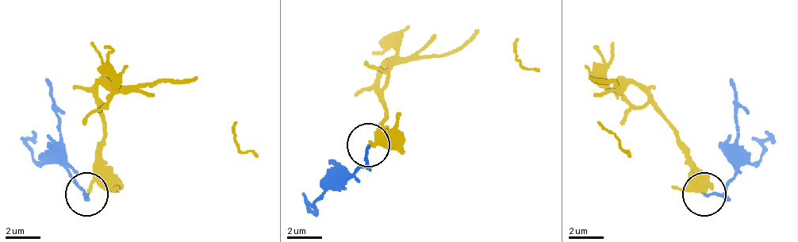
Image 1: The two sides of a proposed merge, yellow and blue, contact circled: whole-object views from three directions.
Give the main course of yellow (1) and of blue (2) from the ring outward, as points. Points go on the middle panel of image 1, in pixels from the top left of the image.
1: (367, 146), (384, 120), (384, 76), (401, 59), (454, 55), (475, 37), (515, 37), (515, 59), (541, 72)
2: (367, 146), (367, 163), (354, 176), (328, 172)

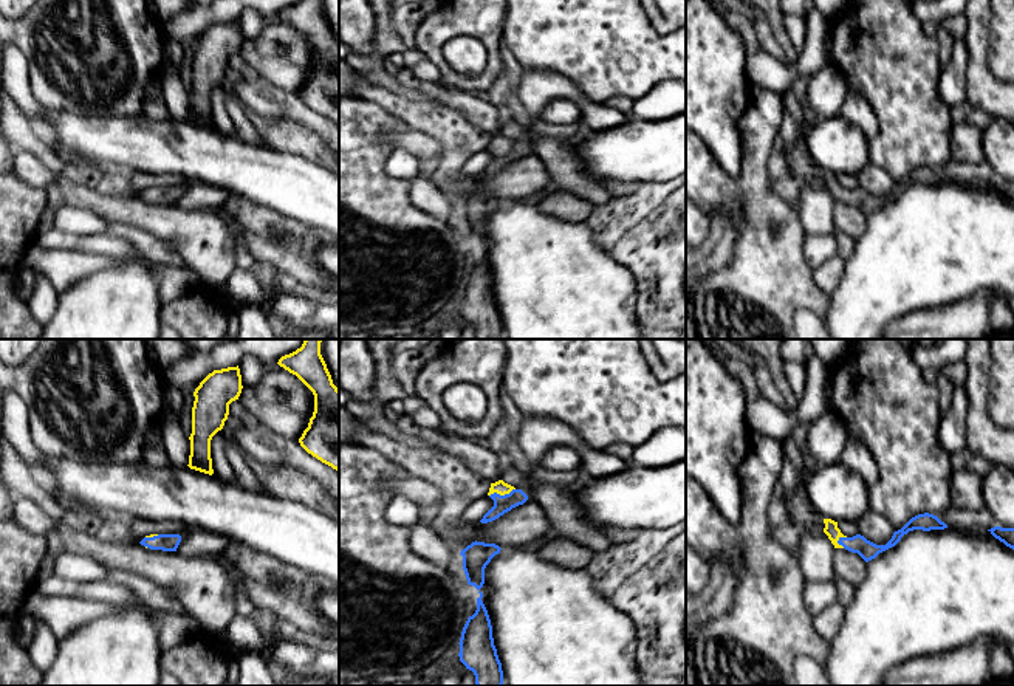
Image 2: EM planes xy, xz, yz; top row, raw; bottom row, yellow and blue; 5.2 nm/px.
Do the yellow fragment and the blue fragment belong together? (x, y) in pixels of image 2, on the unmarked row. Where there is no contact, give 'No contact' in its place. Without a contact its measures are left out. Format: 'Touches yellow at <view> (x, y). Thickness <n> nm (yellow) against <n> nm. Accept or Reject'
Touches yellow at xz (502, 147). Thickness 70 nm (yellow) against 100 nm. Accept

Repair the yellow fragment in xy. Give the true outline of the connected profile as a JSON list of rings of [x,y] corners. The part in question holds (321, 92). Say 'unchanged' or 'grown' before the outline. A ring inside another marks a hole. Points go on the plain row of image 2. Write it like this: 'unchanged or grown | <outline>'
unchanged | [[[300,0],[282,9],[277,17],[296,28],[314,48],[314,65],[308,81],[299,91],[300,99],[339,125],[339,42],[333,37],[331,28],[320,8],[320,0]]]

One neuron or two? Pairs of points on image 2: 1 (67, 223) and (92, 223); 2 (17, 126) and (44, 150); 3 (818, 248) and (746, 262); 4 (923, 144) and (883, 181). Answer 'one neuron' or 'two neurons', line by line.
1: one neuron
2: one neuron
3: two neurons
4: two neurons

